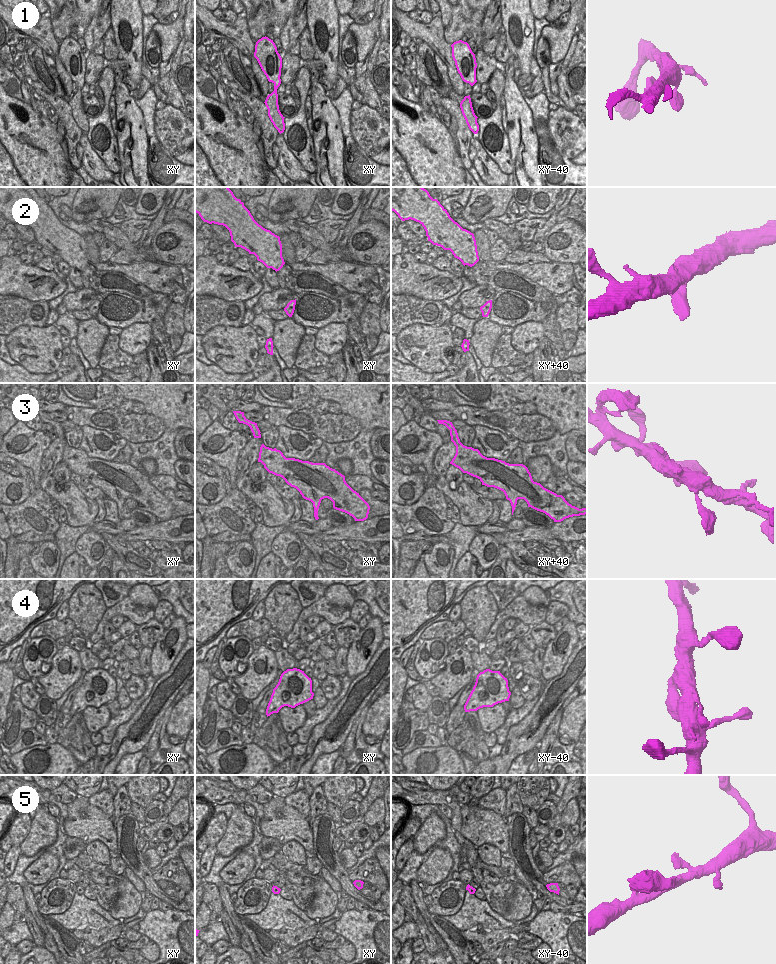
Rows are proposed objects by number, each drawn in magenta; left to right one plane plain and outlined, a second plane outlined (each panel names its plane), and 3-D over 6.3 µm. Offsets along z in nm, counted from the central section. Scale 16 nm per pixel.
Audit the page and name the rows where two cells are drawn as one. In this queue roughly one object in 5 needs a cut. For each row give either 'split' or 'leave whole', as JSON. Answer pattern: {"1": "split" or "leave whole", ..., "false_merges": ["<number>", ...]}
{"1": "leave whole", "2": "leave whole", "3": "leave whole", "4": "leave whole", "5": "leave whole", "false_merges": []}

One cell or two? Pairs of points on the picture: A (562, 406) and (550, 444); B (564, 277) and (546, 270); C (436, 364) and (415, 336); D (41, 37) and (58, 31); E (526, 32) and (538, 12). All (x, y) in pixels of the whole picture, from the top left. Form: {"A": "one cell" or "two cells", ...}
{"A": "two cells", "B": "one cell", "C": "one cell", "D": "two cells", "E": "two cells"}

